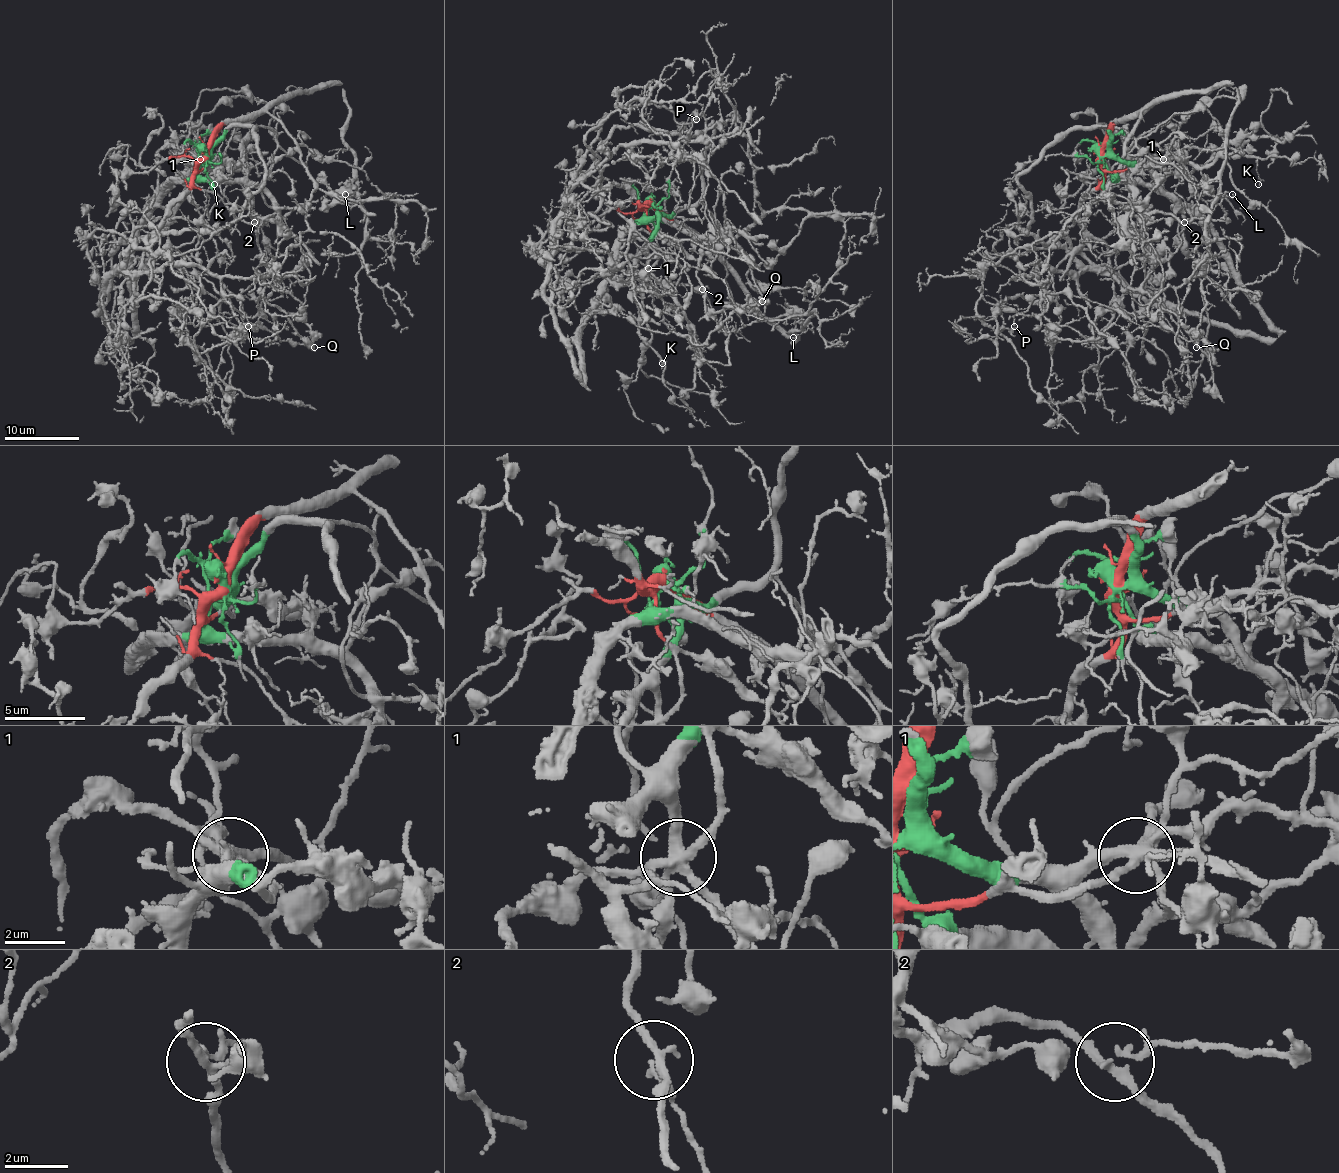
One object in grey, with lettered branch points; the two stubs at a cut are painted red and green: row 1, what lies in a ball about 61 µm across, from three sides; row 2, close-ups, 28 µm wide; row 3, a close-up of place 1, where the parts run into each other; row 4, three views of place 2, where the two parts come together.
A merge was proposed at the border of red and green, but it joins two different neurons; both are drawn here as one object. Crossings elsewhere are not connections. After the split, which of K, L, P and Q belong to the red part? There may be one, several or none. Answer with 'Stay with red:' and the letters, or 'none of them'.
Stay with red: L

